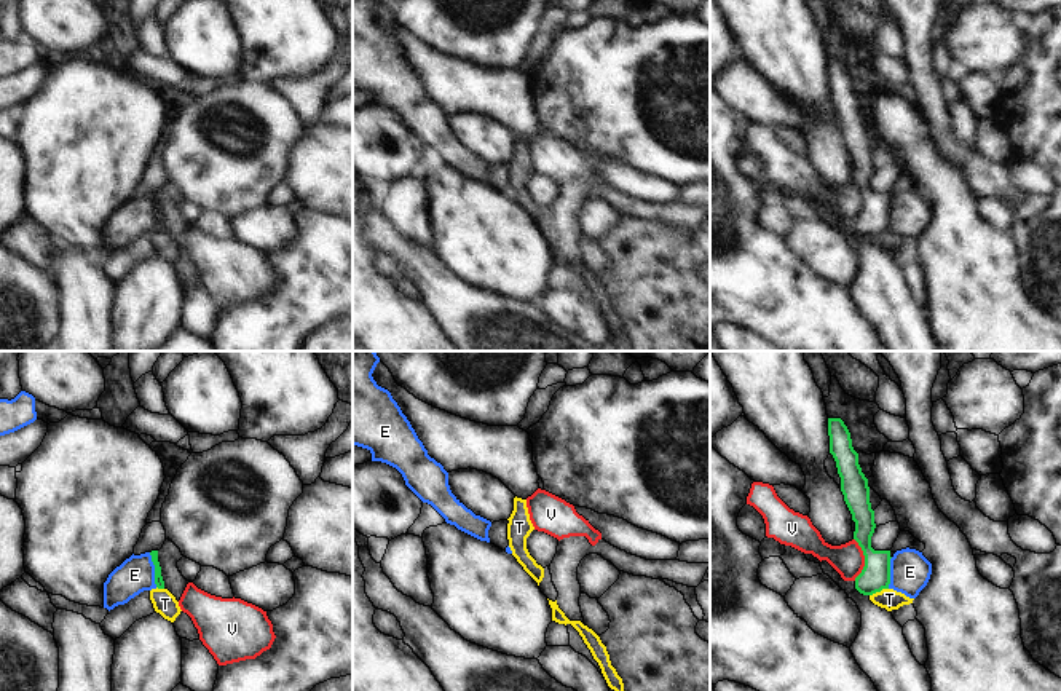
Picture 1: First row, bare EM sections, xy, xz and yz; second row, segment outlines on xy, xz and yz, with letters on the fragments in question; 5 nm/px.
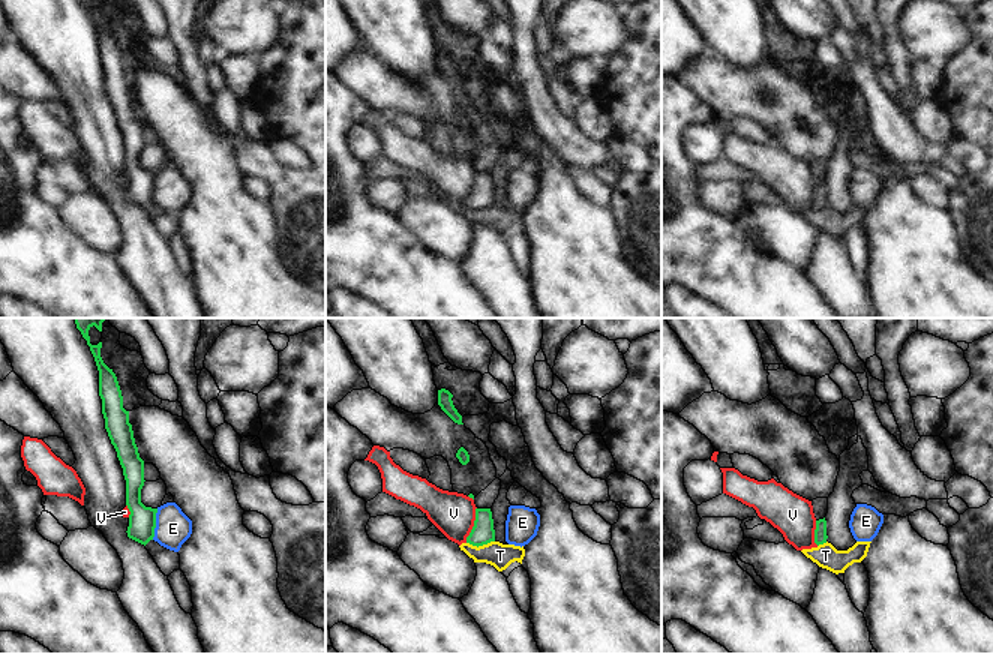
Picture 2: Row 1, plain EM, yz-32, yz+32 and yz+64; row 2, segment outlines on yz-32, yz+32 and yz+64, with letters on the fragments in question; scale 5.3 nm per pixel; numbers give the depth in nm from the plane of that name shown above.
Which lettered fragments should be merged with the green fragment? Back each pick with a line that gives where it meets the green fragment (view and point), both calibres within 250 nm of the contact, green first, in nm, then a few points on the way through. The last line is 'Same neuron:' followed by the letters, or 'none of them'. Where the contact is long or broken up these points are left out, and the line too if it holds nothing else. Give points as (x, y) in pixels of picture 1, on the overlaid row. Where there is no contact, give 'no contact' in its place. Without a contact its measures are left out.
Same neuron: none of them

